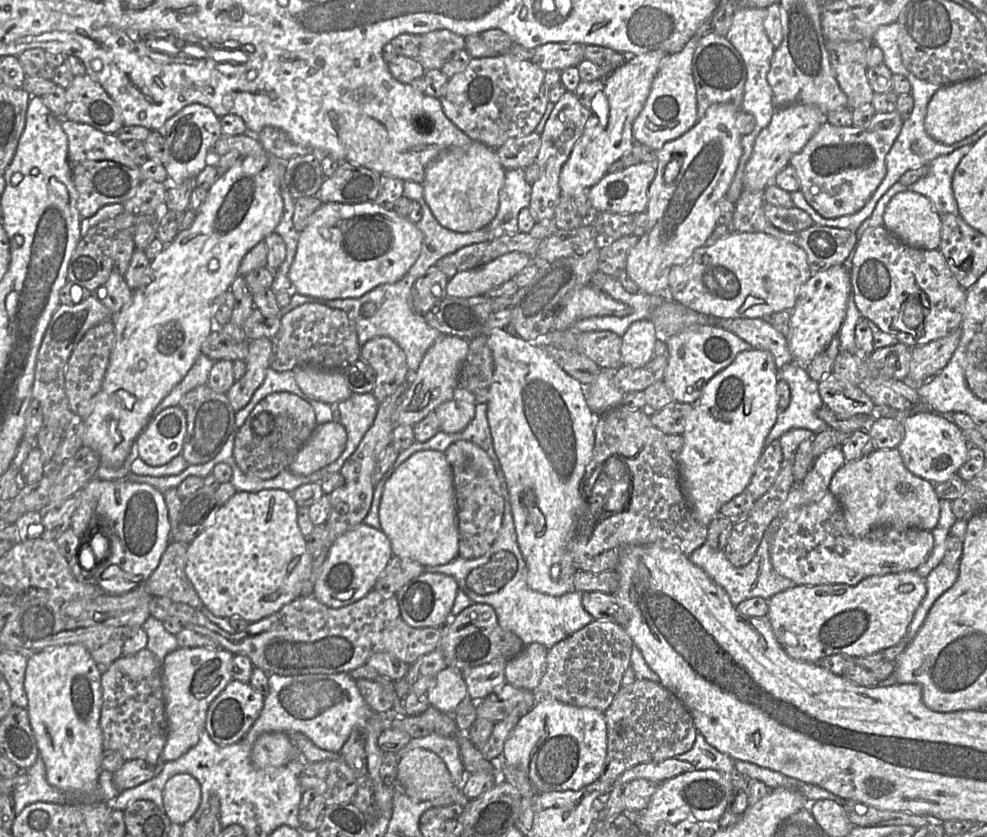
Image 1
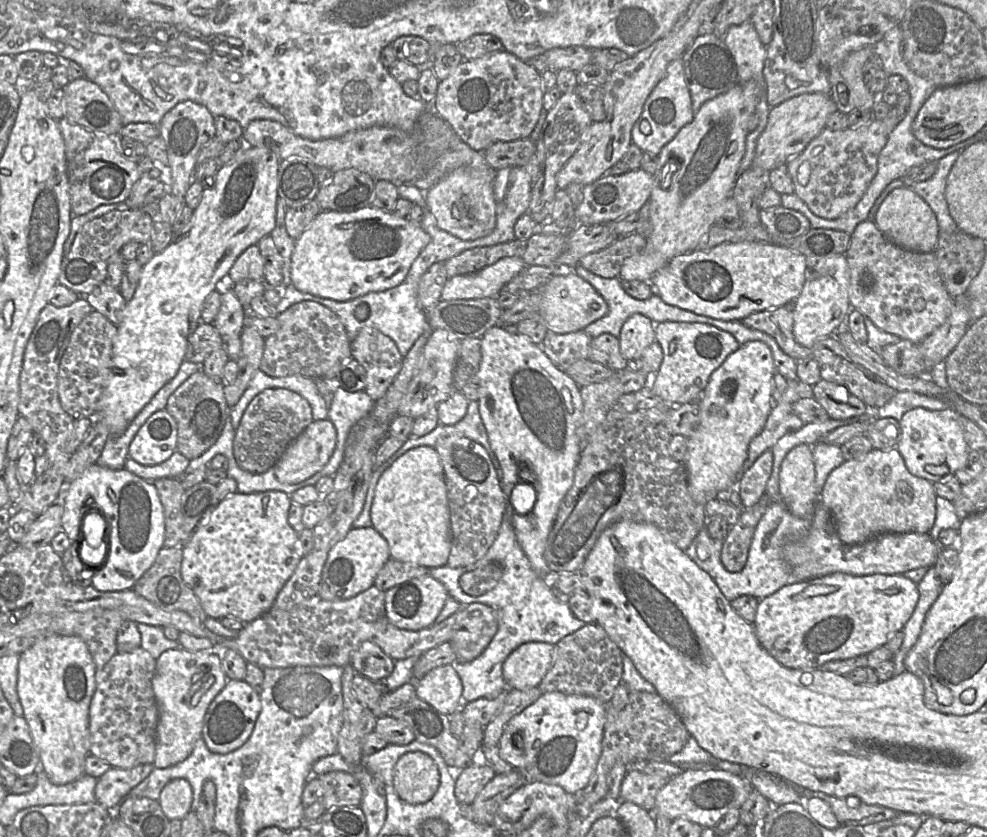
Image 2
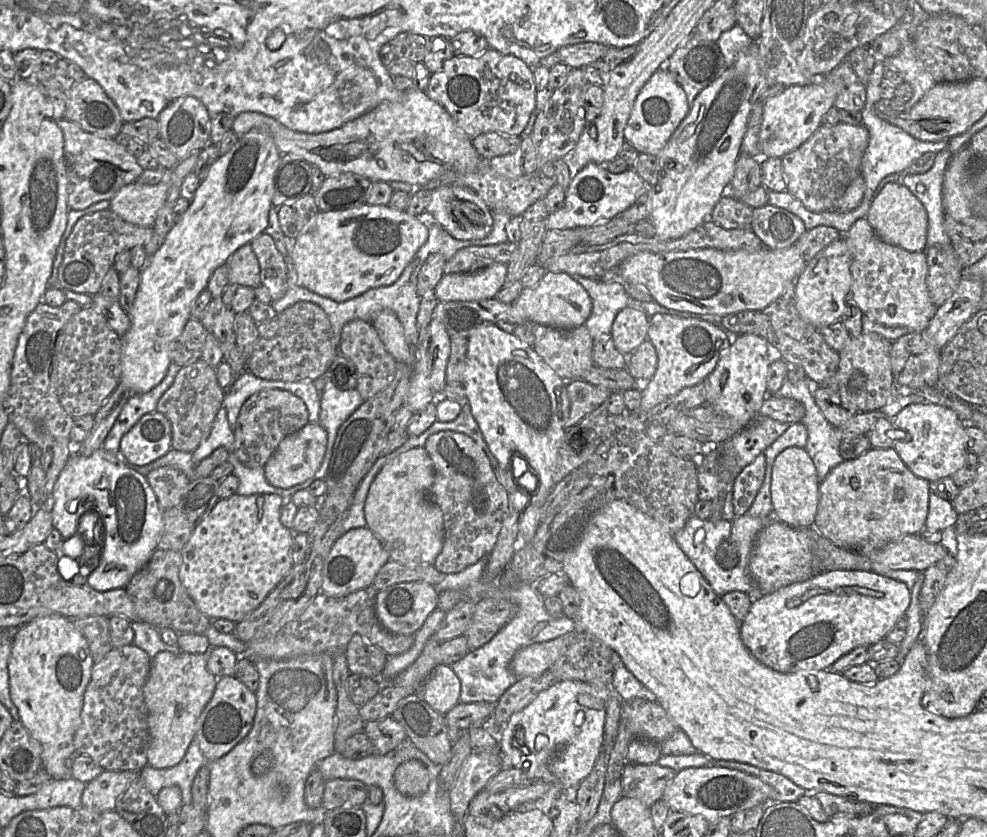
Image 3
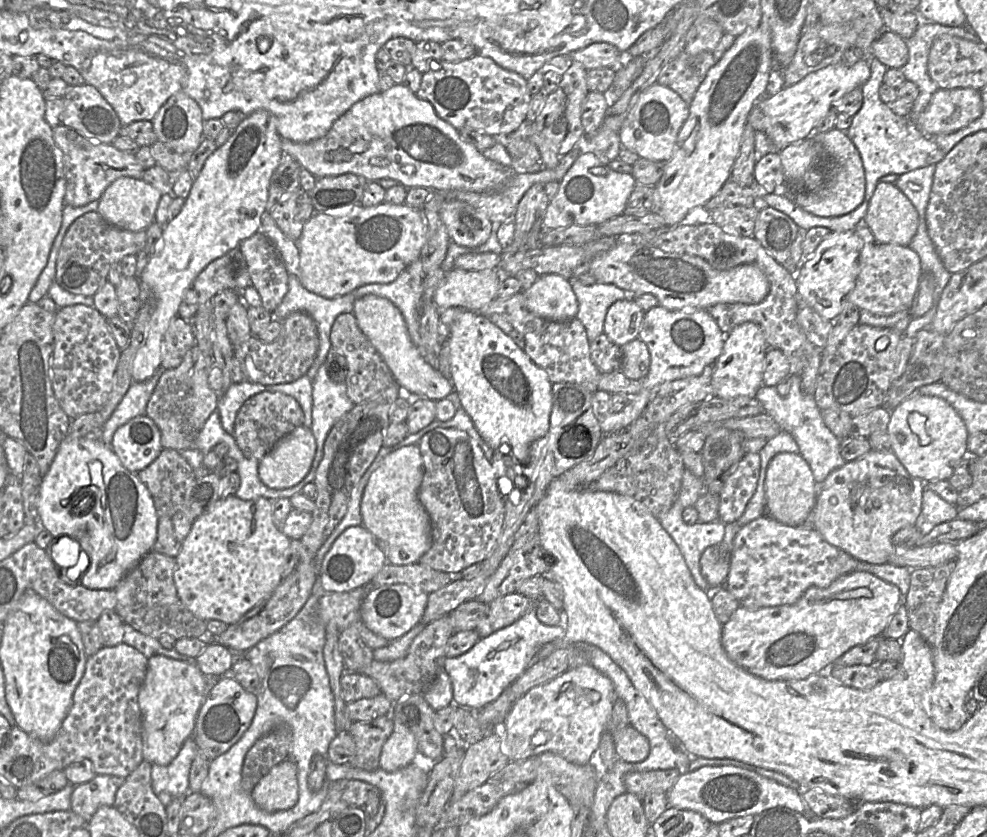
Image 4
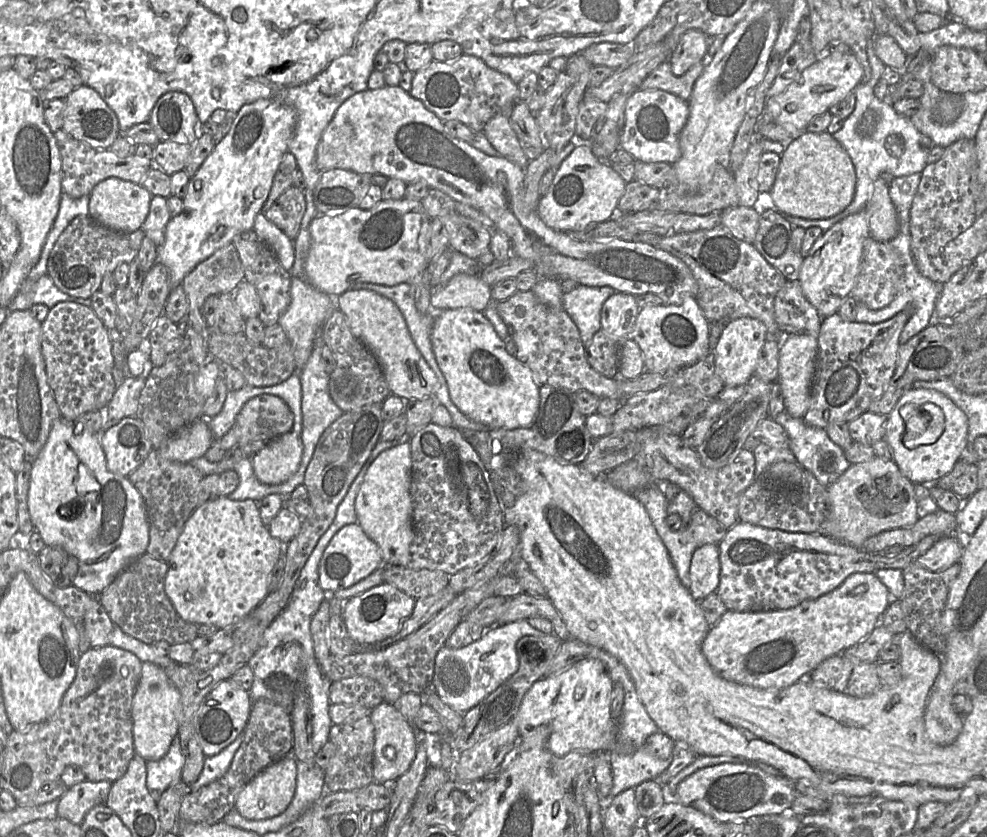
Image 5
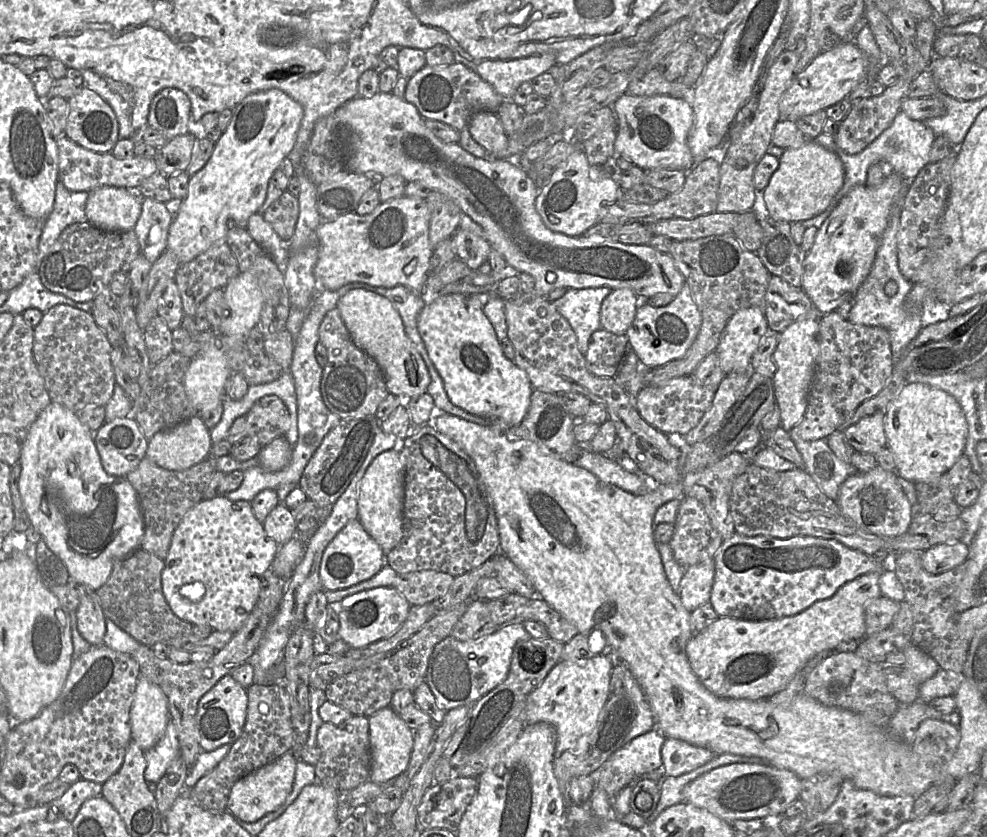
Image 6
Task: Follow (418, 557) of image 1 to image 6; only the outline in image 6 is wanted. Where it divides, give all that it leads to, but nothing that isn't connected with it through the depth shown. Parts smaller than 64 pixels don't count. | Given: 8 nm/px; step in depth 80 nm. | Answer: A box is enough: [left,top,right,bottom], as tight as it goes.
[358,448,405,554]

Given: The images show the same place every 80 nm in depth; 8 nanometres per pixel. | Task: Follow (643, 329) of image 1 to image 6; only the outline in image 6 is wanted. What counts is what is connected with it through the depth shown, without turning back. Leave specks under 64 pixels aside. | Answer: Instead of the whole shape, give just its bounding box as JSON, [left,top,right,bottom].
[600,288,637,335]

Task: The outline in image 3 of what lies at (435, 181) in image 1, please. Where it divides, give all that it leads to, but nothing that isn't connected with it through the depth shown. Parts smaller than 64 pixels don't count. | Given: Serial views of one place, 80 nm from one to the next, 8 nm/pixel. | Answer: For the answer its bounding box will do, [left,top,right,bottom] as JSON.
[427,185,493,241]

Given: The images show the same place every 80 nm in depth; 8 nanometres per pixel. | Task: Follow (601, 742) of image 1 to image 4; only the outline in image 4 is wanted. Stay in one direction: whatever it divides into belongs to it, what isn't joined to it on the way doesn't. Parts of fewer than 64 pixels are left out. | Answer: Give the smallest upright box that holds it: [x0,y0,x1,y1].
[500,665,615,764]

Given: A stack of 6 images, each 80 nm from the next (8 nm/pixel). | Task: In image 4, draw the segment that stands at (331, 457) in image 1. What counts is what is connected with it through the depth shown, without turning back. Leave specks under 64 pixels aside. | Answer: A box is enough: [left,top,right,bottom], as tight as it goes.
[258,425,316,489]

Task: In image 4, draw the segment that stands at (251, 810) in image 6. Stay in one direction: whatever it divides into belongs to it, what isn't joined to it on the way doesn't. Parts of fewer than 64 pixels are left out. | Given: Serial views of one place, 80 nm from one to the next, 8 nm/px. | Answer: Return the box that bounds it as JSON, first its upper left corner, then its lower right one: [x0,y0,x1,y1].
[251,760,298,812]

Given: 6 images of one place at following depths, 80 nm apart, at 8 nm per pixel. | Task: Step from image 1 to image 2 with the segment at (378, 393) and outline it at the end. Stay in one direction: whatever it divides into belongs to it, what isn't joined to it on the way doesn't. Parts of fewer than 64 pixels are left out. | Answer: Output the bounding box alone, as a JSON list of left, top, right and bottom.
[351,327,403,401]

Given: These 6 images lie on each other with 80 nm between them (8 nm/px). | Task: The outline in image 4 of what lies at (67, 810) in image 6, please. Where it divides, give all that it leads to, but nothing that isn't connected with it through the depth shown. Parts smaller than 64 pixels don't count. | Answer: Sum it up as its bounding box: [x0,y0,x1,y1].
[71,774,125,819]

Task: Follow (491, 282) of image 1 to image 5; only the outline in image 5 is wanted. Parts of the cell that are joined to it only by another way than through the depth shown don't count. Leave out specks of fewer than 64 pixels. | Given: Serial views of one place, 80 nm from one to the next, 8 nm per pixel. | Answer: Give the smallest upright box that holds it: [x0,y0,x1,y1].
[430,273,492,311]

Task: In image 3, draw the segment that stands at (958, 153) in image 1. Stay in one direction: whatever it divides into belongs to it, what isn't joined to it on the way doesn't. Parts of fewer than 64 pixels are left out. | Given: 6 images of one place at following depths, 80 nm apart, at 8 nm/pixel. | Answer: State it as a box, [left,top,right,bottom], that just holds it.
[901,150,956,248]

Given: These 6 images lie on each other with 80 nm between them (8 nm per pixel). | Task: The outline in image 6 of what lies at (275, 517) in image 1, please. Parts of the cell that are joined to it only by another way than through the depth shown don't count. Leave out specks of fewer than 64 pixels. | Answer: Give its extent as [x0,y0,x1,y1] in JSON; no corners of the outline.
[161,496,280,633]

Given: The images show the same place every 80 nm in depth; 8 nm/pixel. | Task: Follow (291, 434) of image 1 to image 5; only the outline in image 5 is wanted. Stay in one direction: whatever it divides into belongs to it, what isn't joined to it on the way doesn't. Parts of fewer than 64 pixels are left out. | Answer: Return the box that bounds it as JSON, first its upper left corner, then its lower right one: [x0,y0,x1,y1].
[238,394,294,457]

